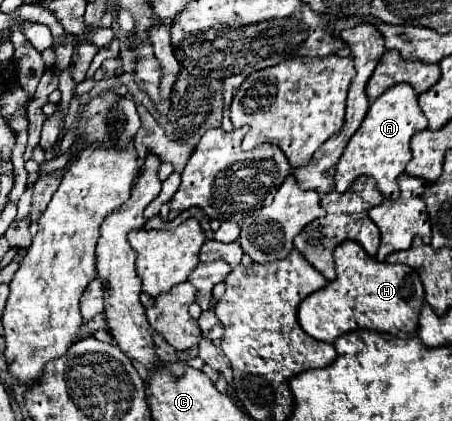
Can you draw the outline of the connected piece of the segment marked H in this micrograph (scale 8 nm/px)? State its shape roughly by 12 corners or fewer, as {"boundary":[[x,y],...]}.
{"boundary":[[353,240],[297,318],[329,344],[353,330],[417,336],[415,270]]}

